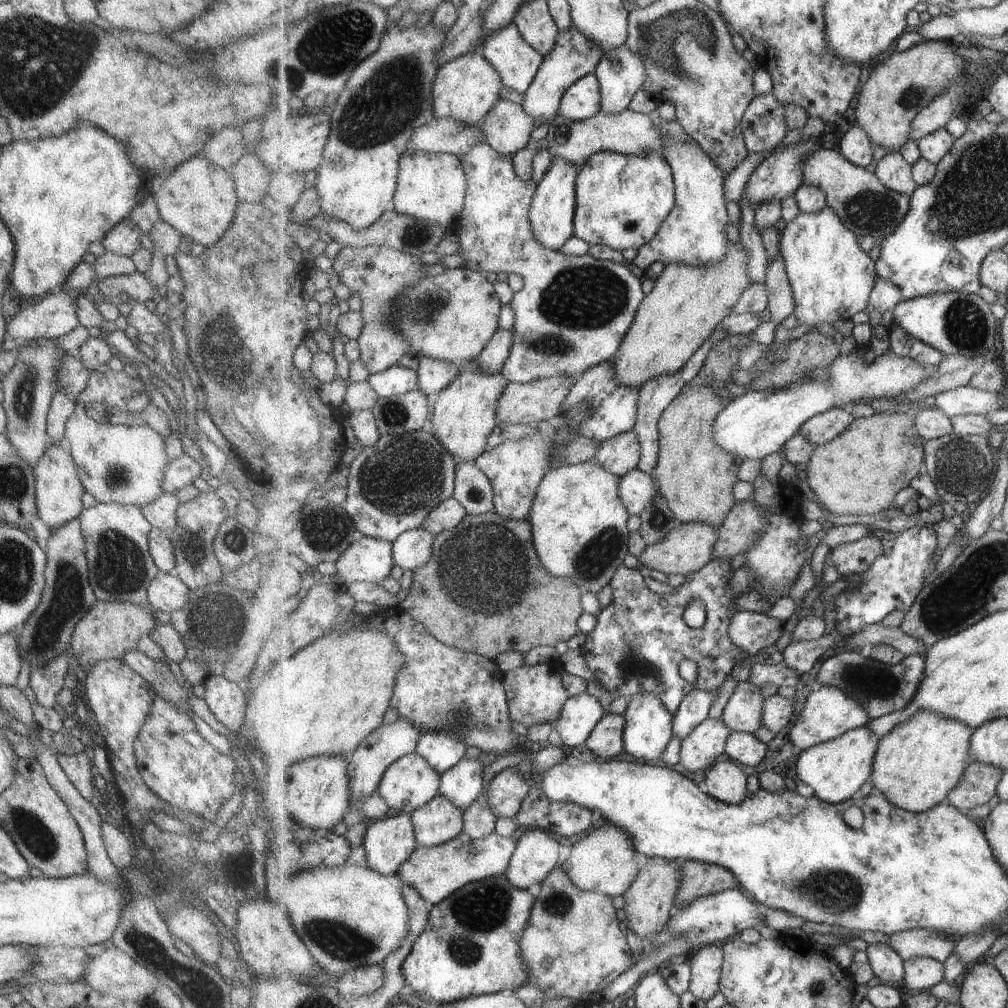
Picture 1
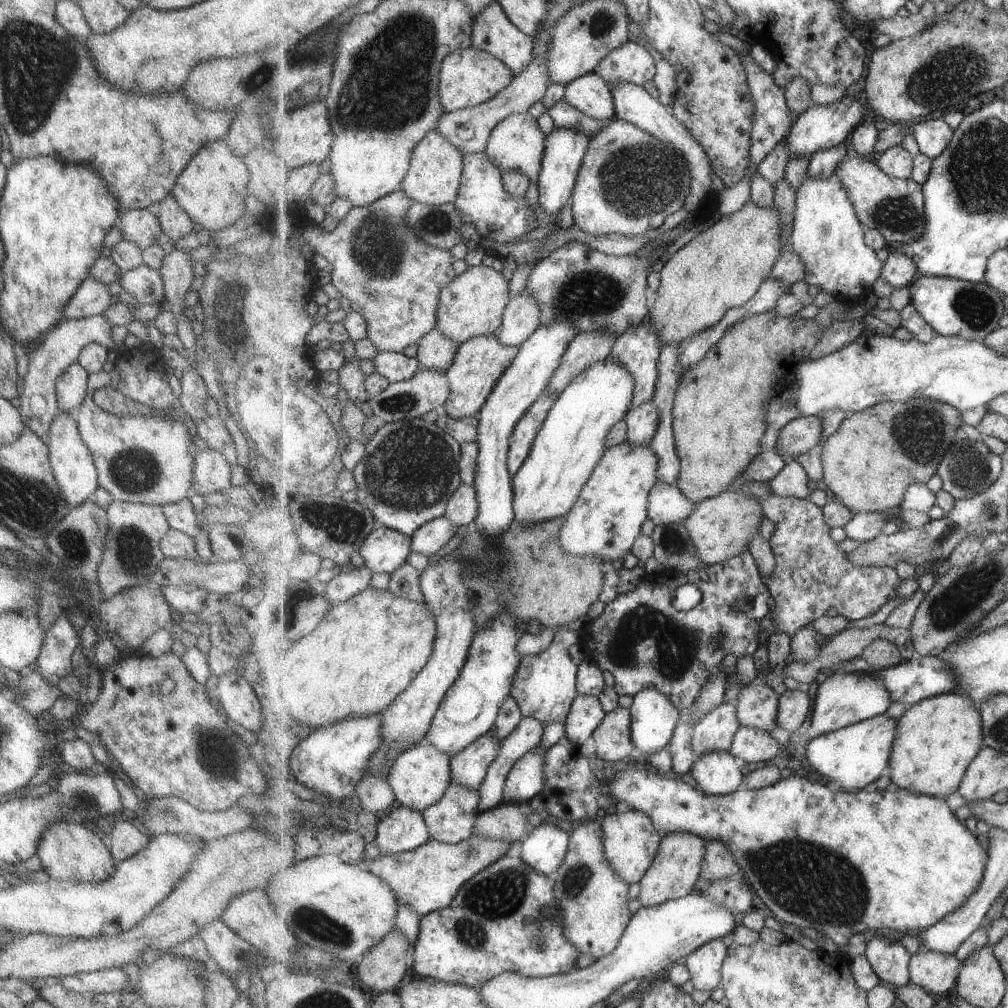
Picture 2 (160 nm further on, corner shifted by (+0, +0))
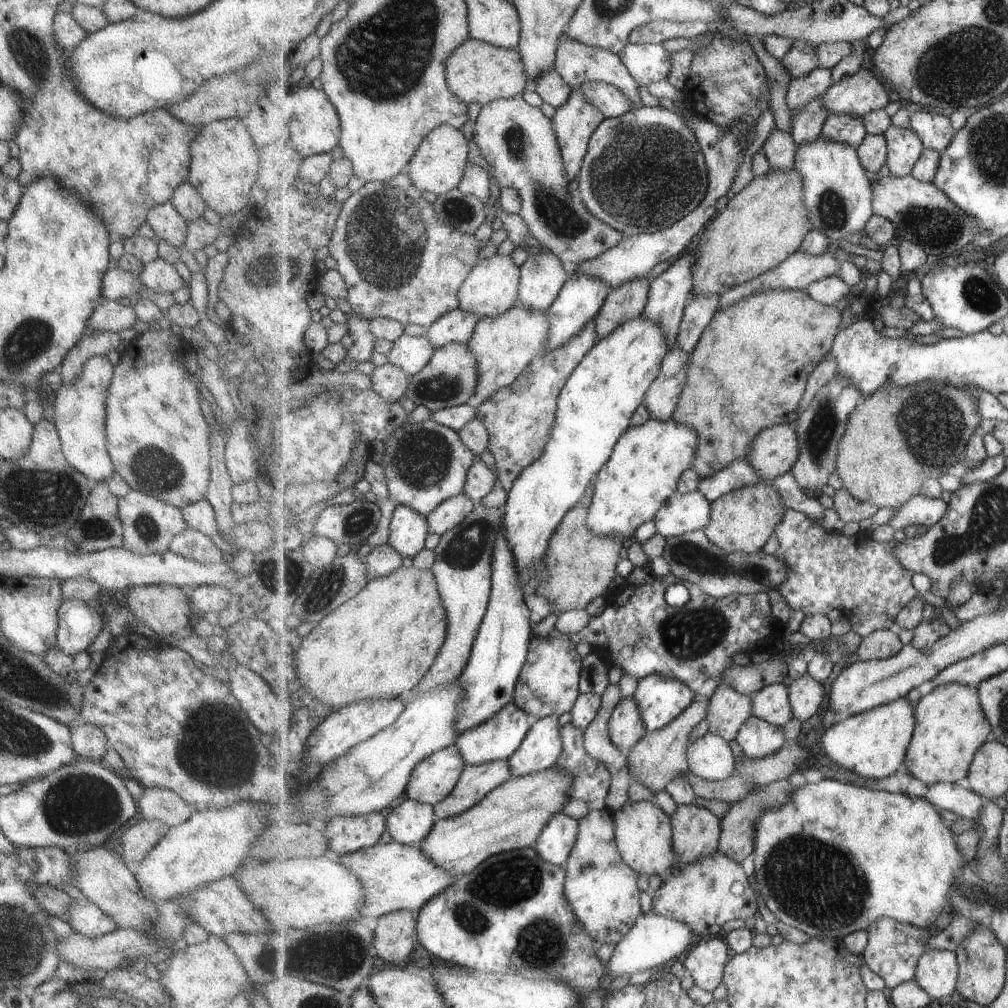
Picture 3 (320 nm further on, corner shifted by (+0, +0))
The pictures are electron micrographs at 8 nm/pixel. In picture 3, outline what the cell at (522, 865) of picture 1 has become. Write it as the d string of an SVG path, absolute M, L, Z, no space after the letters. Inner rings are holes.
M556 814L541 833L535 848L545 860L565 868L579 831L578 820L567 814Z

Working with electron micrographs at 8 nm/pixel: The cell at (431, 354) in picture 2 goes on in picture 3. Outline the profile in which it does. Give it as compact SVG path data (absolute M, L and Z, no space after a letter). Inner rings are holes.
M457 307L438 318L422 334L432 340L436 350L451 343L469 343L479 321L479 315Z

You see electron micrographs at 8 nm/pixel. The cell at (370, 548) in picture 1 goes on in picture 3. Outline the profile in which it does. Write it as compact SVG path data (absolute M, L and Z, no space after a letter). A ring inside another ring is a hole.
M396 504L390 525L390 544L402 557L414 558L425 549L430 533L426 516L420 515L412 506Z

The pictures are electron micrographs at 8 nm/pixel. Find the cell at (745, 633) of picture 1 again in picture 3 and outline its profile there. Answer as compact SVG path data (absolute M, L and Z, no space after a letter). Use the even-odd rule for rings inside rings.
M787 509L786 517L776 530L776 536L781 544L775 554L788 570L788 578L781 586L781 592L787 598L791 612L804 610L807 615L826 615L831 609L837 608L846 617L869 613L897 616L913 598L921 594L911 582L914 572L902 565L895 552L898 543L894 540L873 540L869 538L867 528L861 529L855 536L844 536L838 530L819 530L805 514Z

